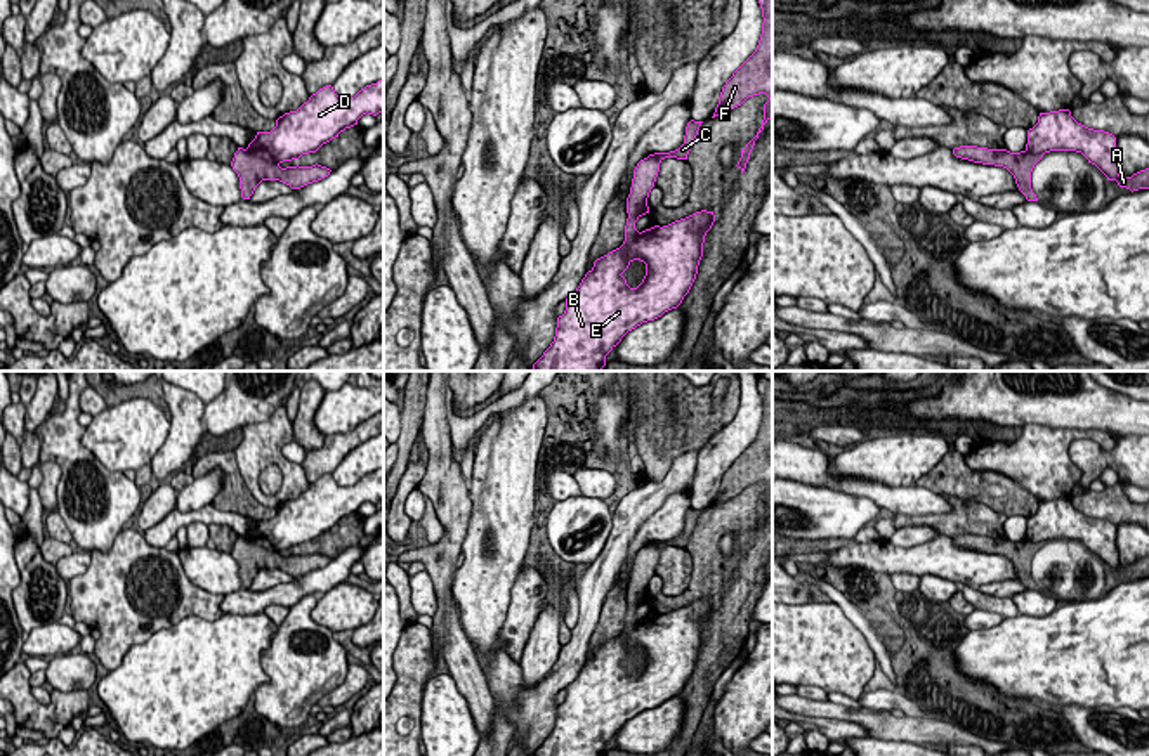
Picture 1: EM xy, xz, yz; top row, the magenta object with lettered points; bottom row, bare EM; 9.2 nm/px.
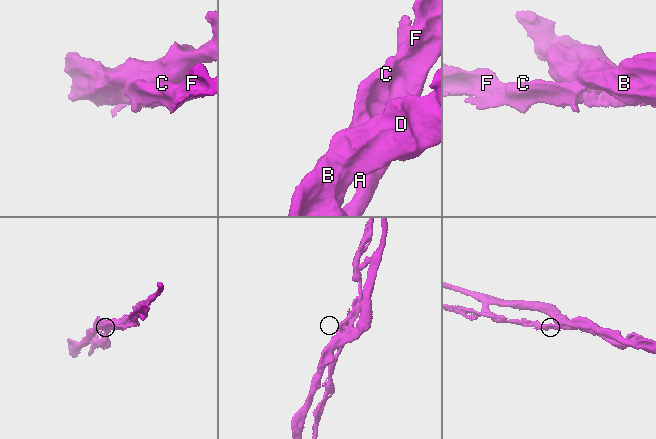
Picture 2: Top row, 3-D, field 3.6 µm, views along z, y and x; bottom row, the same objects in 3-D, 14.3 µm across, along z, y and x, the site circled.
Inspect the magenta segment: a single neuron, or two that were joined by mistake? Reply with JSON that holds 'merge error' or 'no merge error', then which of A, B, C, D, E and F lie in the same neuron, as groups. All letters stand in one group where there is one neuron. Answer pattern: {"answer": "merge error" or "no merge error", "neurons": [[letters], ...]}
{"answer": "merge error", "neurons": [["A", "C", "F"], ["B", "D", "E"]]}

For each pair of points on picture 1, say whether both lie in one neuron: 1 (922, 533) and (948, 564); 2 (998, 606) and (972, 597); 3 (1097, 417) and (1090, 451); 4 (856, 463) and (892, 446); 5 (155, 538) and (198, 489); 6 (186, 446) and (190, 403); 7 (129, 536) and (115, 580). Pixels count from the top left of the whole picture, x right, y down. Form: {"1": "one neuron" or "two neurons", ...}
{"1": "two neurons", "2": "one neuron", "3": "two neurons", "4": "one neuron", "5": "two neurons", "6": "one neuron", "7": "one neuron"}

